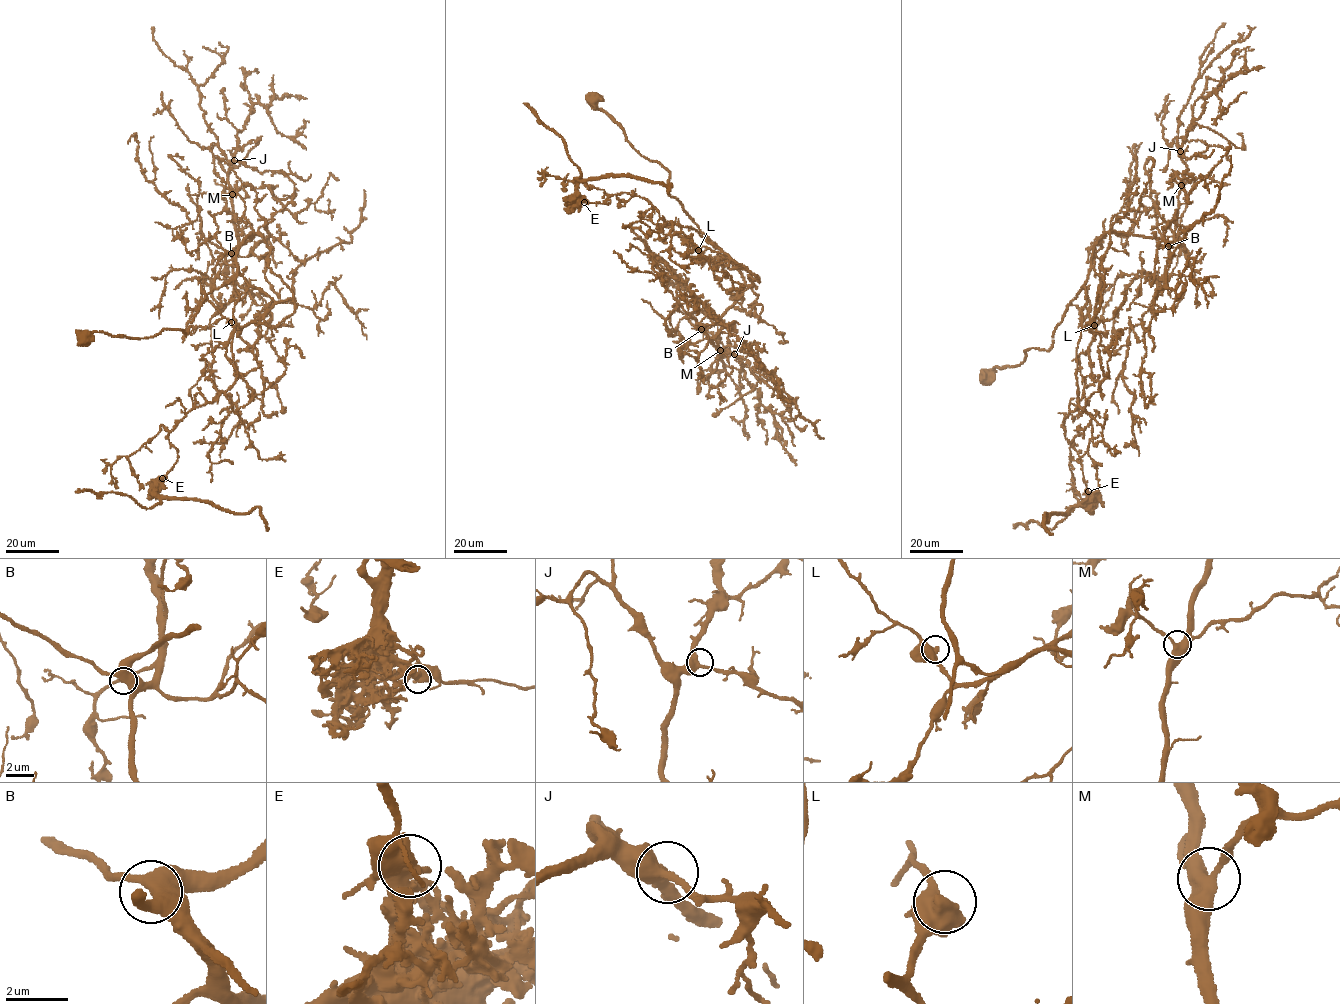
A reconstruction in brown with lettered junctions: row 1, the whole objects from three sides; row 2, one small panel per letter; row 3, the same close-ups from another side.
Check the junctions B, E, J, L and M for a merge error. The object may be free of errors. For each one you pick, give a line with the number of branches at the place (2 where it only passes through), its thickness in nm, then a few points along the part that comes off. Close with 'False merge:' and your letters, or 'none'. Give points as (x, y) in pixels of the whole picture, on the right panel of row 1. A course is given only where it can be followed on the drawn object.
E: Branches: 3. Thickness 400 nm. Course of the part to remove: (1088, 492), (1086, 499), (1067, 513), (1049, 513), (1047, 522), (1044, 512), (1044, 527), (1052, 534)
False merge: E

